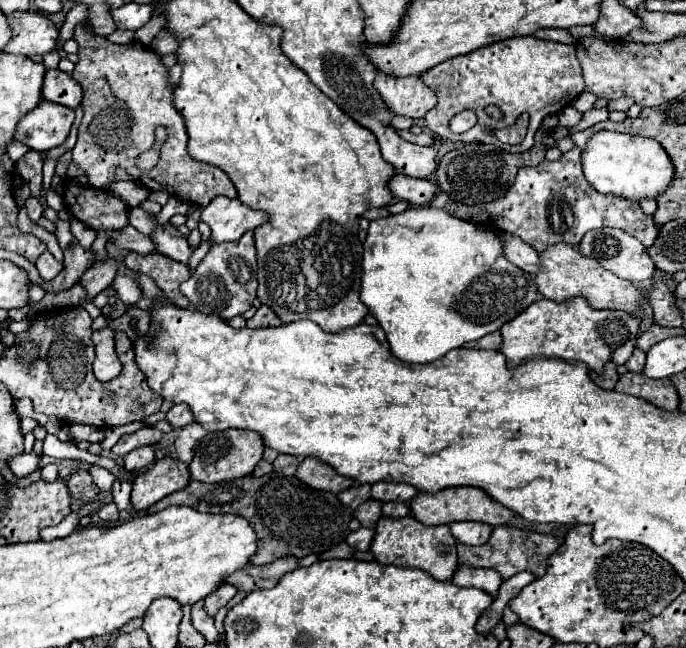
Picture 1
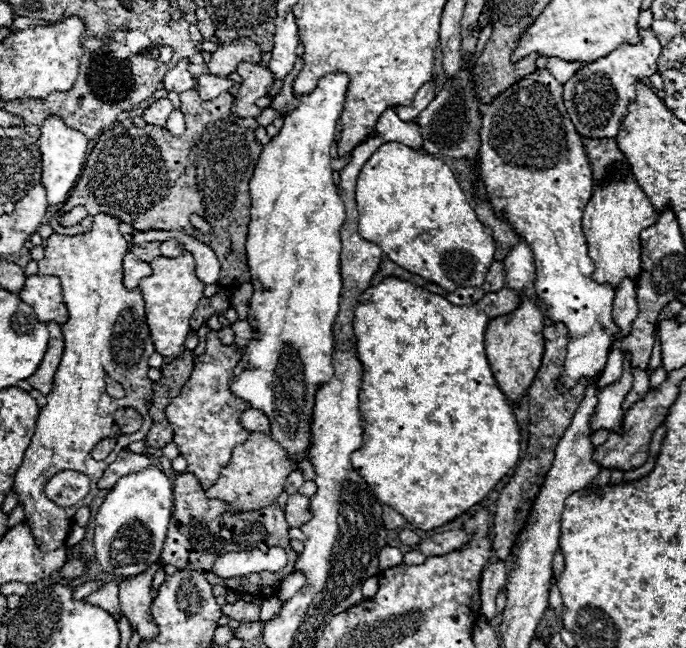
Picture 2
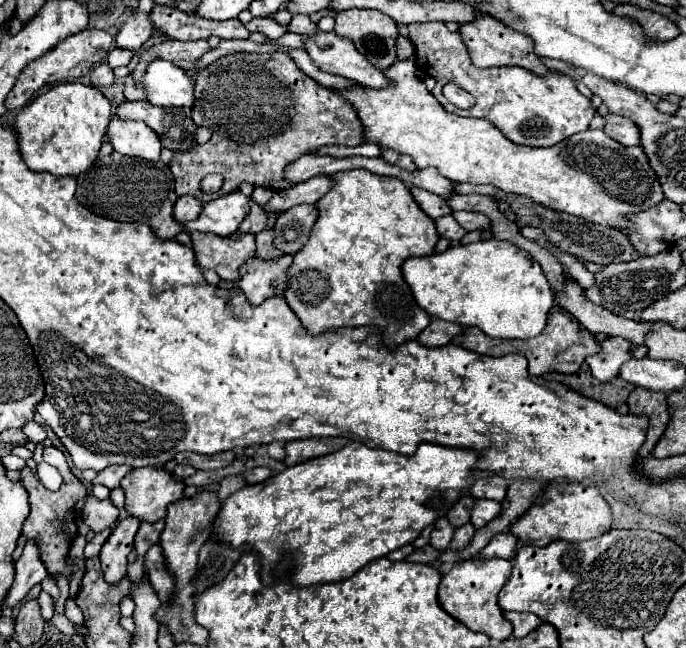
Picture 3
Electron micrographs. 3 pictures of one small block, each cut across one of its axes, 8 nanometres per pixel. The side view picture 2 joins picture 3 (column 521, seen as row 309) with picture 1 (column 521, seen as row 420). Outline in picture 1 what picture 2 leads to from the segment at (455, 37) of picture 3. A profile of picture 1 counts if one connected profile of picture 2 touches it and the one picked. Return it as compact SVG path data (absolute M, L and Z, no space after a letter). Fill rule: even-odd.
M524 36L524 38L508 38L504 42L494 42L490 46L478 48L470 54L450 58L422 74L424 84L432 88L438 96L436 108L428 112L426 126L430 132L444 140L452 142L468 142L468 140L478 140L484 144L494 144L506 152L524 152L534 146L534 134L538 126L542 124L544 116L556 114L562 108L570 106L574 98L580 96L584 90L584 78L582 78L582 68L576 58L574 46L560 44L560 42L550 42L550 40L538 40L534 36ZM486 104L498 104L500 110L504 112L502 120L494 120L486 116L484 106ZM462 110L472 110L478 116L478 128L472 128L464 134L454 134L450 132L448 124L450 118L456 112ZM528 112L530 114L530 126L528 134L518 146L510 144L496 144L494 130L500 130L499 126L506 128L516 122L516 118Z

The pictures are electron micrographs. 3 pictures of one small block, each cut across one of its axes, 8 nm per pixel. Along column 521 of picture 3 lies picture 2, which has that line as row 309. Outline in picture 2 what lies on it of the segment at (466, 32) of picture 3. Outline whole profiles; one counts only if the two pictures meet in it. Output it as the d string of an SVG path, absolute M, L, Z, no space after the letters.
M28 276L24 288L18 292L20 300L34 308L40 322L58 322L68 320L68 310L62 298L60 278L56 276Z

